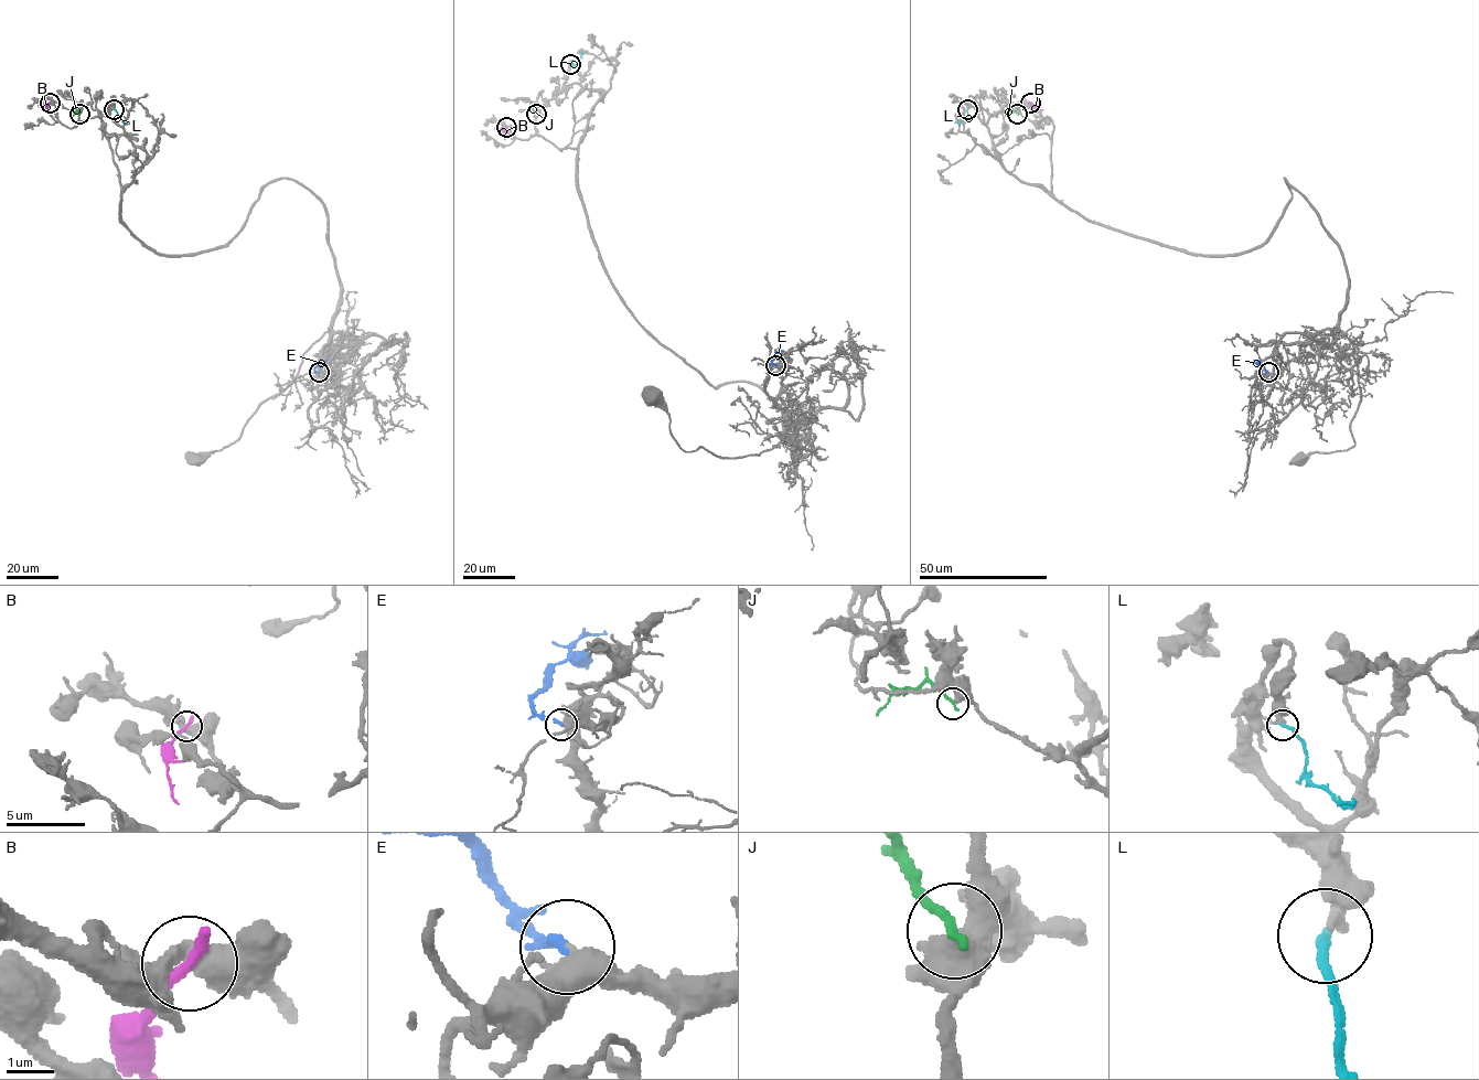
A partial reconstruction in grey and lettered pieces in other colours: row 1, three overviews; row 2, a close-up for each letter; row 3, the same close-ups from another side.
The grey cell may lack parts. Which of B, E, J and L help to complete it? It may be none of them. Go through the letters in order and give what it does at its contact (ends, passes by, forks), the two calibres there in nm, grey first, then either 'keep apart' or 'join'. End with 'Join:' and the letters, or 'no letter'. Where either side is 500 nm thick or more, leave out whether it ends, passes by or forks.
B: calibres 500 and 320 nm; keep apart
E: it ends; calibres 280 and 200 nm; join
J: it ends; calibres 440 and 220 nm; keep apart
L: it ends; calibres 440 and 200 nm; keep apart
Join: E

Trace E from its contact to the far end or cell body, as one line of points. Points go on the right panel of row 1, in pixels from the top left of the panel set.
E: (1268, 372), (1253, 360)

